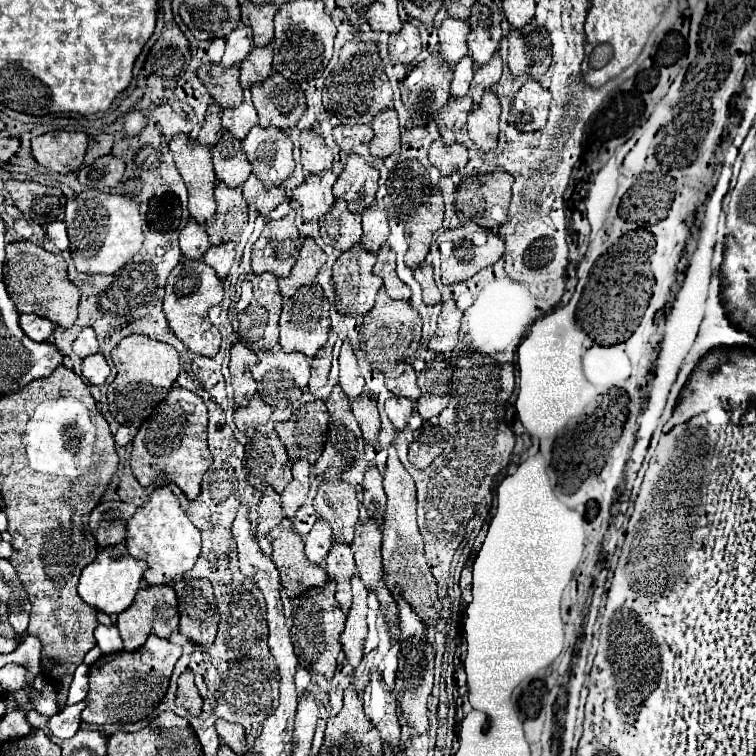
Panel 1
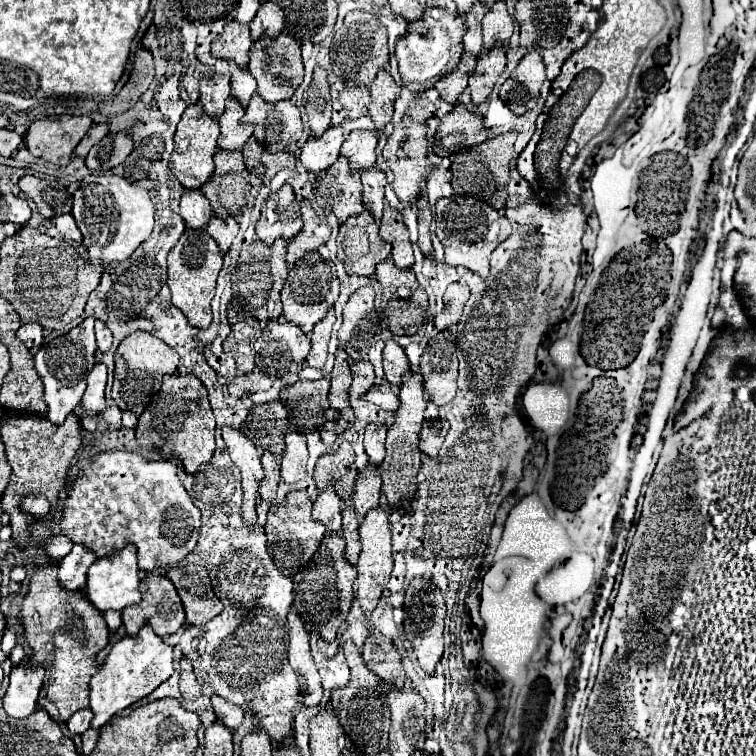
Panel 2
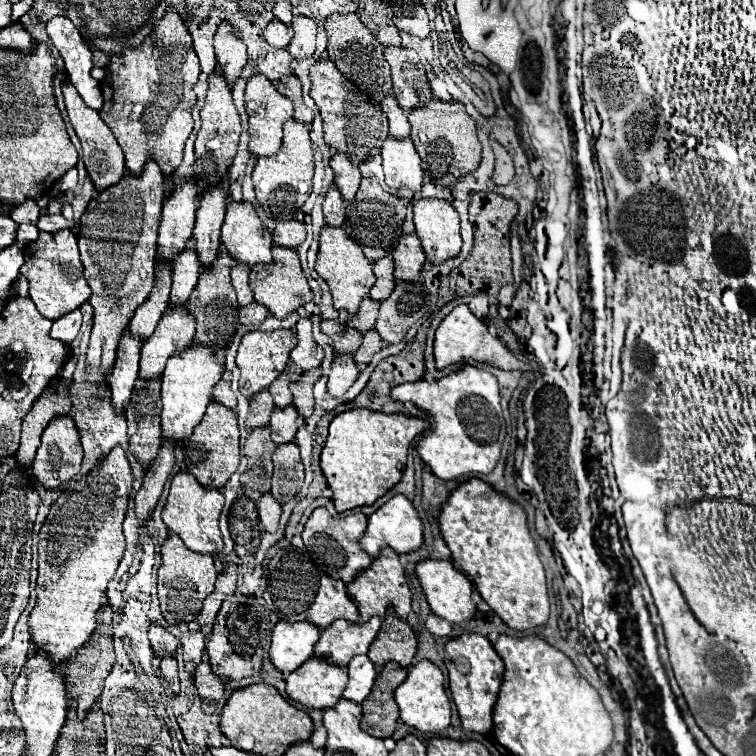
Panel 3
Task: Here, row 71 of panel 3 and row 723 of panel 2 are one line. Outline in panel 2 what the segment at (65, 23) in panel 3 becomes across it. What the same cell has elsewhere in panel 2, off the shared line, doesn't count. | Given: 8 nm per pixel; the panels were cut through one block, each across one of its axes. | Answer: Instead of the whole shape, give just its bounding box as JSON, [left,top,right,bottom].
[66,708,92,734]

